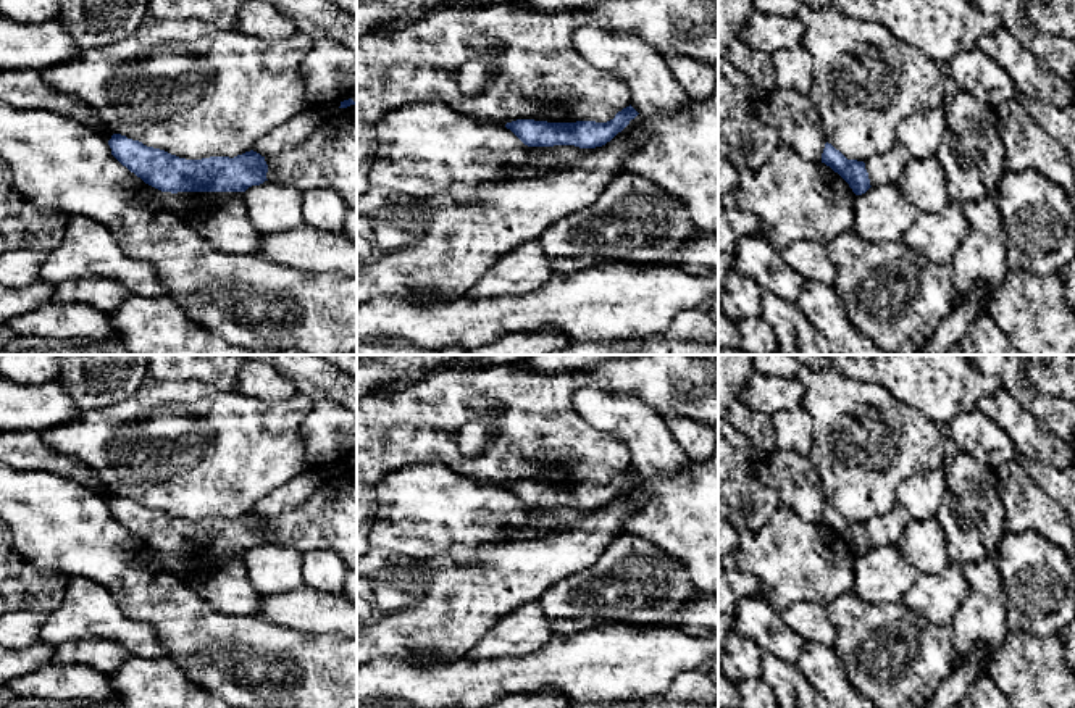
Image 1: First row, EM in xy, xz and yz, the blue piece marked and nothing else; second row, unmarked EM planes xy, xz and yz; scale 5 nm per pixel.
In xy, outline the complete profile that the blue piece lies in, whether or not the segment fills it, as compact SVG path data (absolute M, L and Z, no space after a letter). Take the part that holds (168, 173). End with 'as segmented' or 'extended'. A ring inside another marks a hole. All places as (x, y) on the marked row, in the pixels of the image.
M113 134L108 145L123 166L161 192L245 192L268 181L265 156L253 150L234 158L186 160L121 134Z | as segmented

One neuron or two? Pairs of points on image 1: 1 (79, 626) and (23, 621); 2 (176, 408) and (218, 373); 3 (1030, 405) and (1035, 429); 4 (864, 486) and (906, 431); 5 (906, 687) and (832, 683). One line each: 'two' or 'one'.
1: two
2: two
3: two
4: one
5: two

